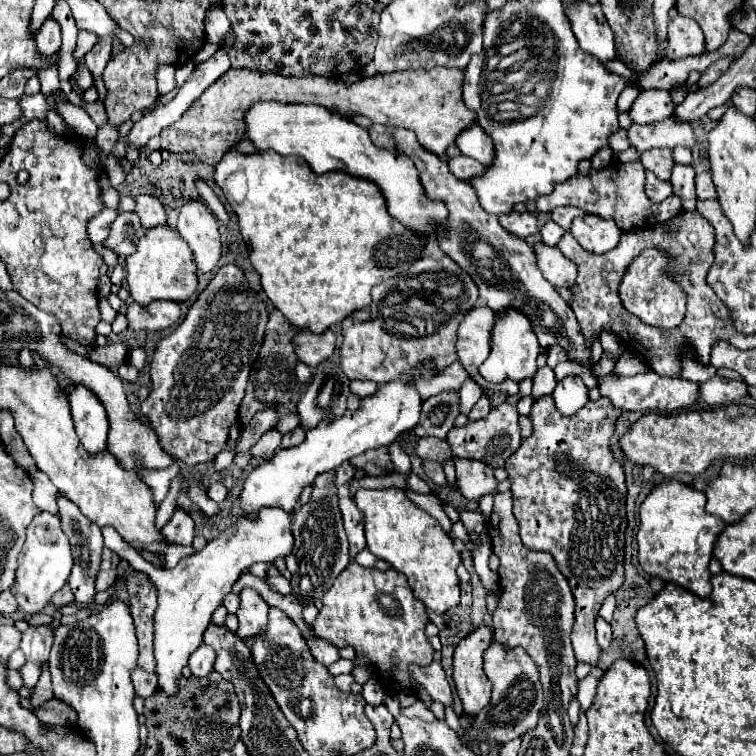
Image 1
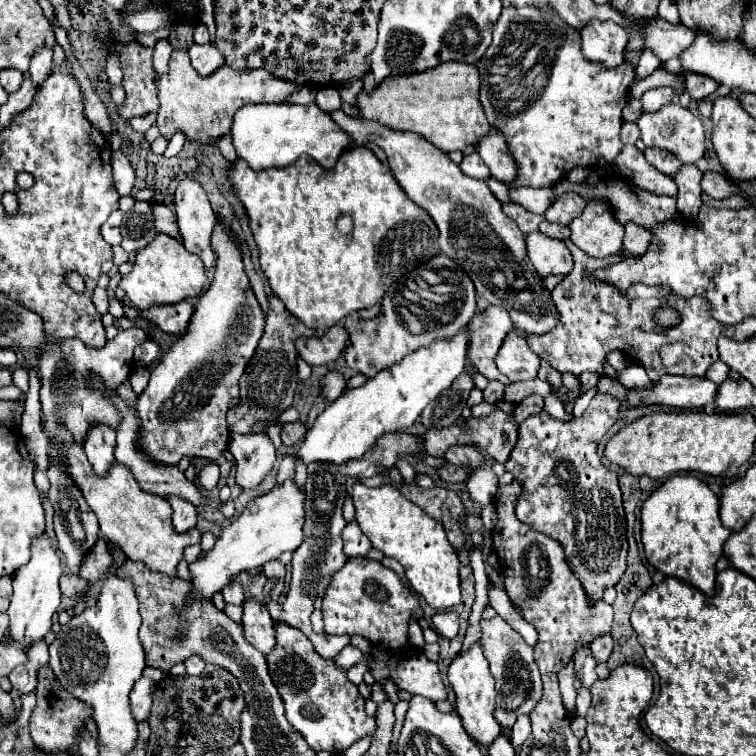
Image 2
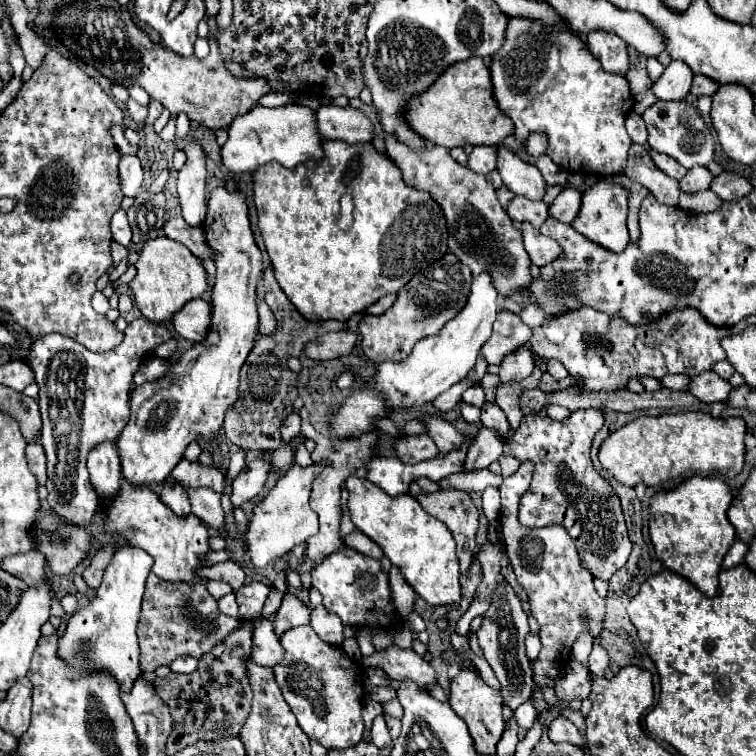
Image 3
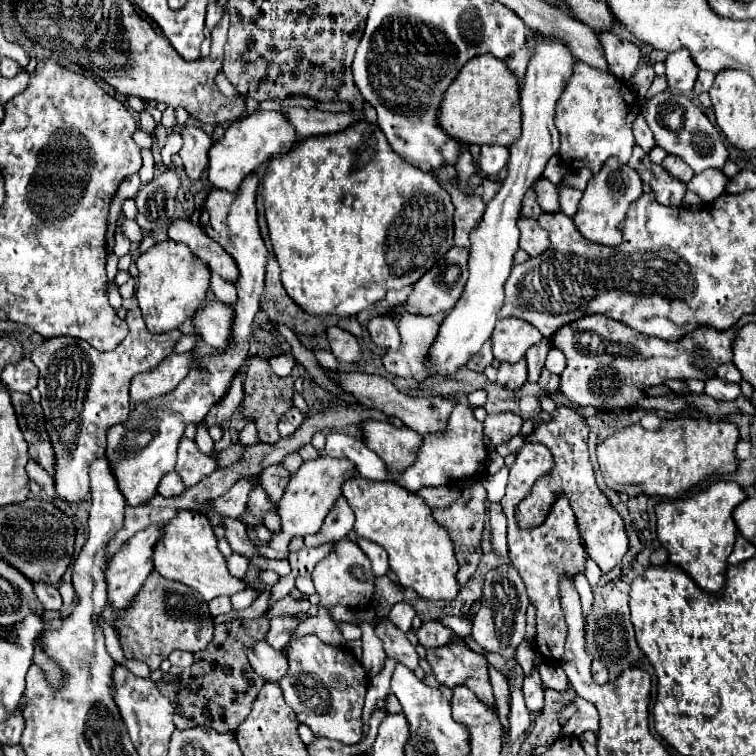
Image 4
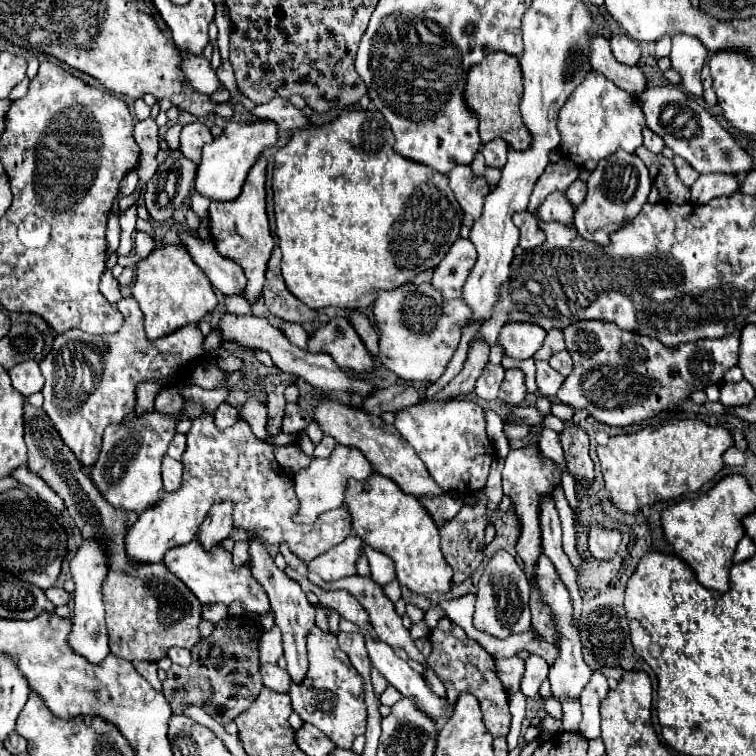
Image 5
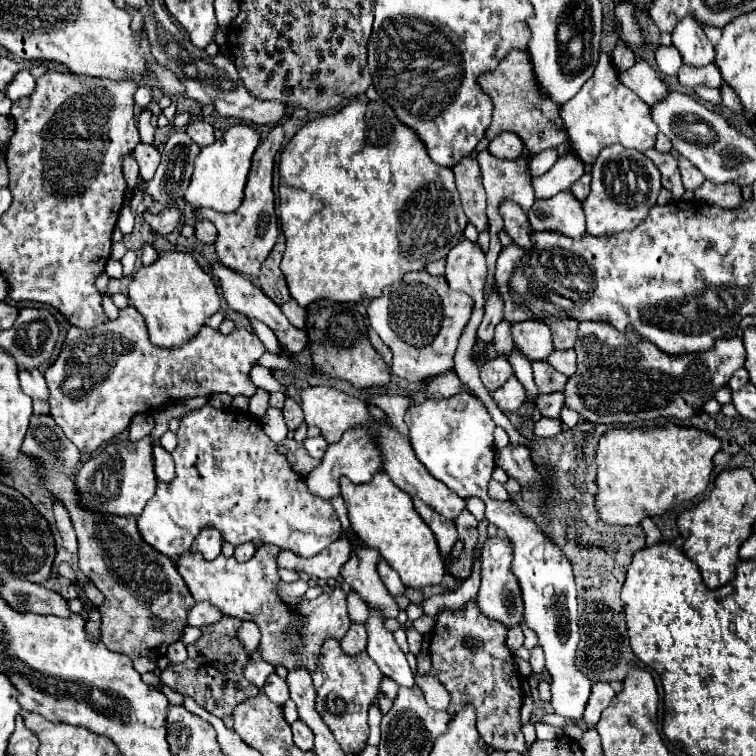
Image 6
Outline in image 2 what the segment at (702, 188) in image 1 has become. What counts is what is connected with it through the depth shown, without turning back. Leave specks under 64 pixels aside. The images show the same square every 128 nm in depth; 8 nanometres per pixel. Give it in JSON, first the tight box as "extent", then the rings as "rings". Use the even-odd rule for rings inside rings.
{"extent":[702,172,740,198],"rings":[[[706,172],[702,178],[702,190],[712,198],[730,198],[740,194],[738,184],[732,184],[724,174],[720,172]]]}

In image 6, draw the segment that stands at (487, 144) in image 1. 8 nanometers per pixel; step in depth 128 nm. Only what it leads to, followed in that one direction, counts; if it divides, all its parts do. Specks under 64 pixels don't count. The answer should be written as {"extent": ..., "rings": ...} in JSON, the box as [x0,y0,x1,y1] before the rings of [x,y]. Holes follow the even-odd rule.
{"extent":[528,192,586,240],"rings":[[[558,192],[548,200],[536,200],[528,210],[532,230],[562,232],[572,240],[580,240],[586,234],[582,202],[572,192]]]}

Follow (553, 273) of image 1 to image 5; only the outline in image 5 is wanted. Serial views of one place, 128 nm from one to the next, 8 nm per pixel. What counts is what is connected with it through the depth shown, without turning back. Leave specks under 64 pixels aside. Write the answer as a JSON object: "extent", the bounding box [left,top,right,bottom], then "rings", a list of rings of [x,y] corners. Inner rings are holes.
{"extent":[514,212,546,250],"rings":[[[518,212],[514,216],[514,224],[520,230],[520,248],[532,250],[534,246],[540,246],[546,240],[544,230],[538,226],[538,220],[534,218],[534,214]]]}

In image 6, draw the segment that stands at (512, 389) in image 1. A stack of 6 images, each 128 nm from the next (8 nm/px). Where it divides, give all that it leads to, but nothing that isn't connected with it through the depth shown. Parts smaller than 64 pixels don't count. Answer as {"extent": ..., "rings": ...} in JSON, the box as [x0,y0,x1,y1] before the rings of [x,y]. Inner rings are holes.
{"extent":[512,322,552,360],"rings":[[[516,322],[512,324],[514,346],[530,360],[546,360],[552,354],[552,332],[544,322]]]}

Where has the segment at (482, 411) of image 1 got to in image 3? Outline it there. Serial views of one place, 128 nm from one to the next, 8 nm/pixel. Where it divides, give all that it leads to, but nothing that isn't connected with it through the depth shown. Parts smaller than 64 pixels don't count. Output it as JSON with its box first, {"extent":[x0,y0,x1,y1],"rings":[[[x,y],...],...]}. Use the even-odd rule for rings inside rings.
{"extent":[496,354,542,430],"rings":[[[534,354],[534,372],[518,382],[518,384],[498,384],[500,388],[496,388],[496,404],[504,410],[504,414],[508,416],[508,422],[510,422],[510,428],[516,430],[522,422],[522,410],[520,410],[520,402],[518,402],[518,396],[528,390],[528,388],[536,388],[538,382],[540,382],[540,376],[542,376],[542,370],[540,370],[540,356]]]}

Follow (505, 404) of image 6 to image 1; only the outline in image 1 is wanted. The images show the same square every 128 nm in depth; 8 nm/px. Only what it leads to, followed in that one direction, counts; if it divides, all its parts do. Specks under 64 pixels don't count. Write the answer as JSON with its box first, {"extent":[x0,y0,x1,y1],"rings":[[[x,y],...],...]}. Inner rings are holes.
{"extent":[480,312,540,382],"rings":[[[506,312],[504,316],[498,316],[494,332],[492,332],[492,350],[488,360],[480,366],[480,374],[490,382],[502,382],[506,378],[512,378],[516,382],[524,378],[532,378],[538,370],[536,358],[540,354],[538,338],[530,326],[530,320],[522,312]]]}

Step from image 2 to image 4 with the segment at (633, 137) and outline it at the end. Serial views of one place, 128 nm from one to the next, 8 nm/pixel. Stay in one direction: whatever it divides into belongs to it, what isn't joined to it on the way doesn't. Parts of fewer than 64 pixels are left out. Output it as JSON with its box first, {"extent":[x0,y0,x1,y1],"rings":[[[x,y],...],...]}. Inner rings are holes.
{"extent":[632,114,656,152],"rings":[[[640,114],[640,116],[638,116],[638,120],[634,122],[632,130],[634,130],[636,144],[638,144],[638,146],[642,146],[646,152],[650,152],[650,150],[656,146],[656,140],[654,140],[654,136],[652,136],[650,128],[646,126],[646,122],[644,122],[644,116],[642,116],[642,114]]]}

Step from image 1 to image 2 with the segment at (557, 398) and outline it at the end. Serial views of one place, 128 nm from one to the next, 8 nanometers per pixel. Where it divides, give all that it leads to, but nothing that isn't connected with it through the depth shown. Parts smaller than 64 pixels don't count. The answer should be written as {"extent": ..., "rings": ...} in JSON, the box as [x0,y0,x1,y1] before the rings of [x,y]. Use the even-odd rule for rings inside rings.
{"extent":[554,374,582,405],"rings":[[[562,374],[564,384],[560,388],[554,388],[554,395],[562,401],[564,405],[575,403],[582,394],[577,376],[574,374]]]}

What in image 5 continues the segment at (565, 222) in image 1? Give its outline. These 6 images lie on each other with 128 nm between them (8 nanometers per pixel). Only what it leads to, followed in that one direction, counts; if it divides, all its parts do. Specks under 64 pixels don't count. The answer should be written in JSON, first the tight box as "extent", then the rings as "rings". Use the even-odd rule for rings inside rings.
{"extent":[566,180,586,206],"rings":[[[582,180],[572,182],[572,186],[566,190],[566,196],[574,206],[580,206],[584,202],[584,196],[586,196],[586,182],[582,182]]]}

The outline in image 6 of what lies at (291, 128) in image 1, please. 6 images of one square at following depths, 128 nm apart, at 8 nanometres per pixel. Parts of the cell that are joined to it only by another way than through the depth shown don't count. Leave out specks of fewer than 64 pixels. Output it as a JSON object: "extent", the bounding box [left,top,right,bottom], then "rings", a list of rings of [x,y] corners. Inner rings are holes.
{"extent":[184,124,260,214],"rings":[[[236,124],[224,132],[220,140],[204,146],[196,158],[196,168],[190,186],[184,194],[186,204],[192,208],[212,208],[220,214],[232,214],[238,210],[244,198],[244,186],[250,172],[250,162],[256,146],[260,144],[260,134],[246,124]]]}

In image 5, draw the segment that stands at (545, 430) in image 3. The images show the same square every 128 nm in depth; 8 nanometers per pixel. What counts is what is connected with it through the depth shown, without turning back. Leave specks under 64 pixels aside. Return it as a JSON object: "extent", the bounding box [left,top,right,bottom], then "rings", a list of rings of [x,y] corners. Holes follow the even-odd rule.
{"extent":[560,422,620,558],"rings":[[[570,422],[560,434],[560,442],[564,446],[564,456],[570,474],[574,478],[584,478],[586,482],[590,482],[594,478],[594,464],[588,456],[588,436],[576,424]],[[598,526],[590,528],[590,552],[596,558],[612,558],[620,544],[620,532],[602,530]]]}

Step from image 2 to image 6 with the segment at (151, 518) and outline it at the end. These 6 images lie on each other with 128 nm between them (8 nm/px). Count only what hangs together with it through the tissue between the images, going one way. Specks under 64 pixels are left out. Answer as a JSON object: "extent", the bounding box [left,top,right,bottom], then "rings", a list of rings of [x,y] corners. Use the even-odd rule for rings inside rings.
{"extent":[176,544,350,672],"rings":[[[264,544],[256,550],[250,560],[250,566],[238,564],[234,558],[218,556],[216,560],[204,560],[200,554],[180,556],[176,560],[178,572],[188,584],[196,602],[208,600],[222,614],[236,616],[240,620],[254,620],[260,628],[260,656],[268,660],[272,666],[296,668],[296,664],[308,664],[308,672],[316,672],[316,664],[320,662],[320,648],[324,640],[336,638],[342,640],[350,628],[350,618],[346,610],[346,594],[336,586],[316,600],[302,598],[296,608],[288,608],[284,600],[280,600],[280,576],[276,570],[278,548]]]}

